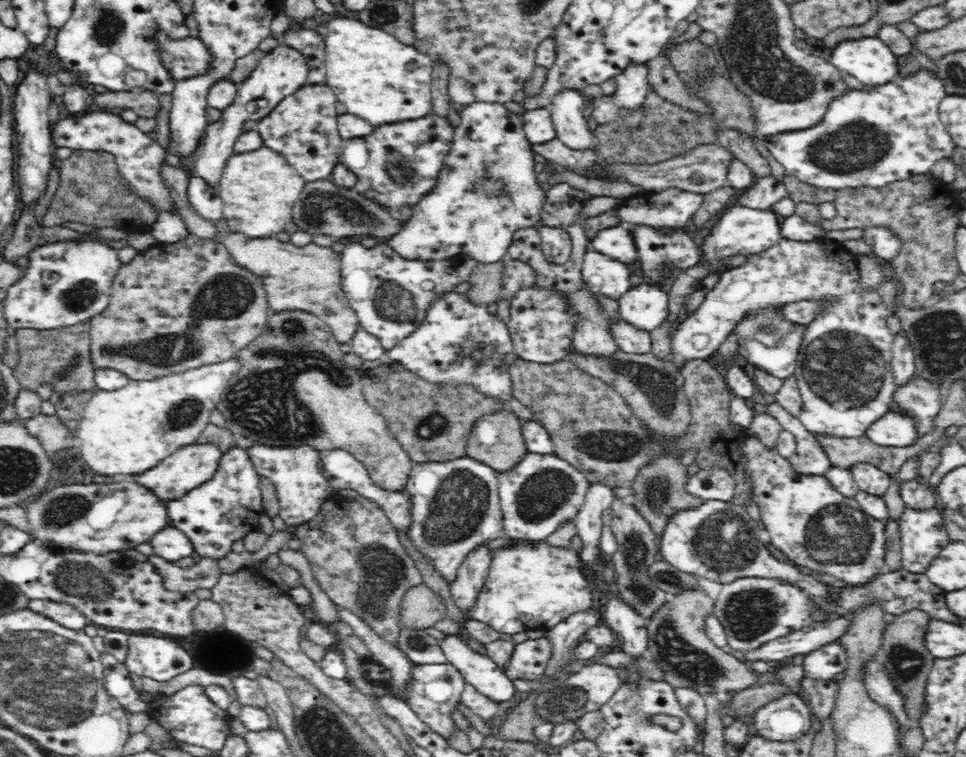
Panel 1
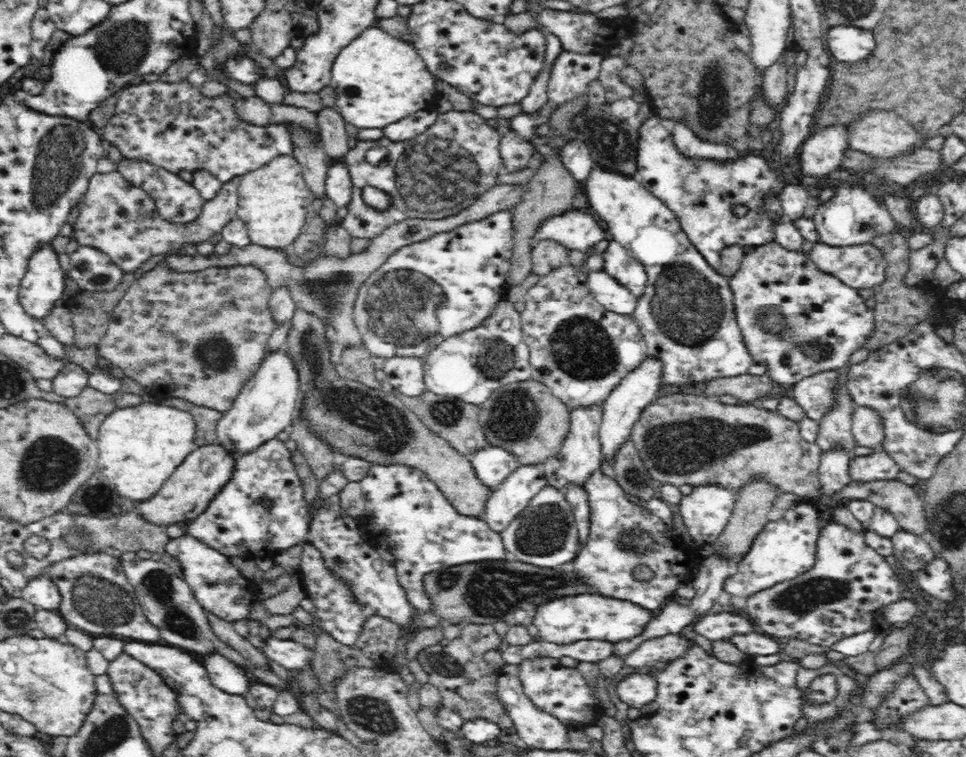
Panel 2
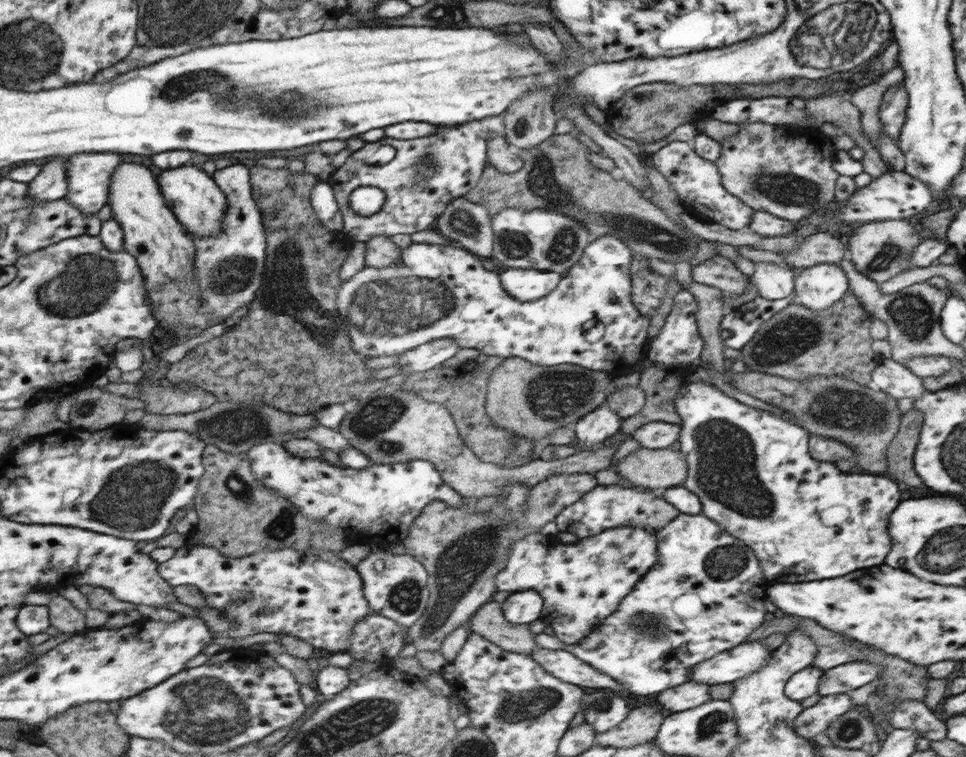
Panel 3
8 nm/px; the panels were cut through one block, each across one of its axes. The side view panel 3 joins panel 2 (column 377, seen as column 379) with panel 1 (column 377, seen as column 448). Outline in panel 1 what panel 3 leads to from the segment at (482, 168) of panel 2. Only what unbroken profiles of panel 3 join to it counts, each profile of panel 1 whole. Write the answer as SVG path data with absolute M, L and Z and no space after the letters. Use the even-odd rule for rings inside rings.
M436 114L402 123L380 125L366 138L343 139L339 164L358 178L354 190L383 208L396 210L404 204L417 204L423 195L434 192L442 160L452 146L452 136L452 126Z

